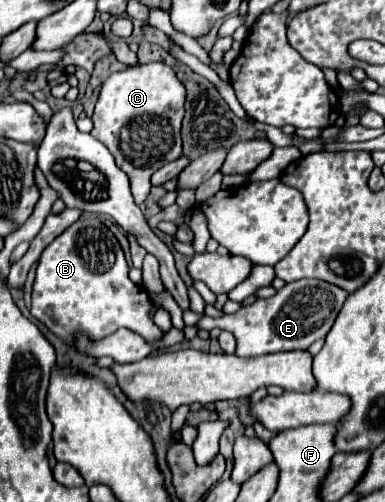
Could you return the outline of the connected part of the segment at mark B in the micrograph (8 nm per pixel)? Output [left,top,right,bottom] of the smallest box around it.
[31,216,163,344]

